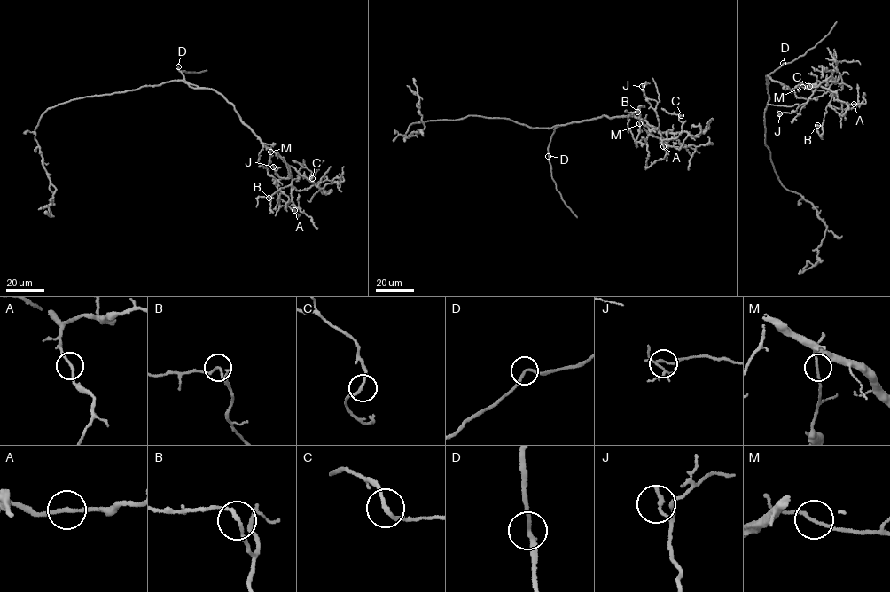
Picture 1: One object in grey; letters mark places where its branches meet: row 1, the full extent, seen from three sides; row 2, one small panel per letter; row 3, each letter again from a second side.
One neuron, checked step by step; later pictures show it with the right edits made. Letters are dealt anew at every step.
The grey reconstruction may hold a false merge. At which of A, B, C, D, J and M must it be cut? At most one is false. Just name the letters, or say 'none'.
none

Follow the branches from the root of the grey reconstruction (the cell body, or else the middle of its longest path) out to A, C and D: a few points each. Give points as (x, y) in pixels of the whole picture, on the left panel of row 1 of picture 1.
A: (151, 86), (182, 80), (221, 94), (263, 144), (276, 151), (286, 165), (292, 176), (291, 198), (294, 210)
C: (151, 86), (182, 80), (215, 90), (231, 104), (267, 147), (313, 183), (312, 178)
D: (151, 86), (174, 80), (188, 83), (178, 66)

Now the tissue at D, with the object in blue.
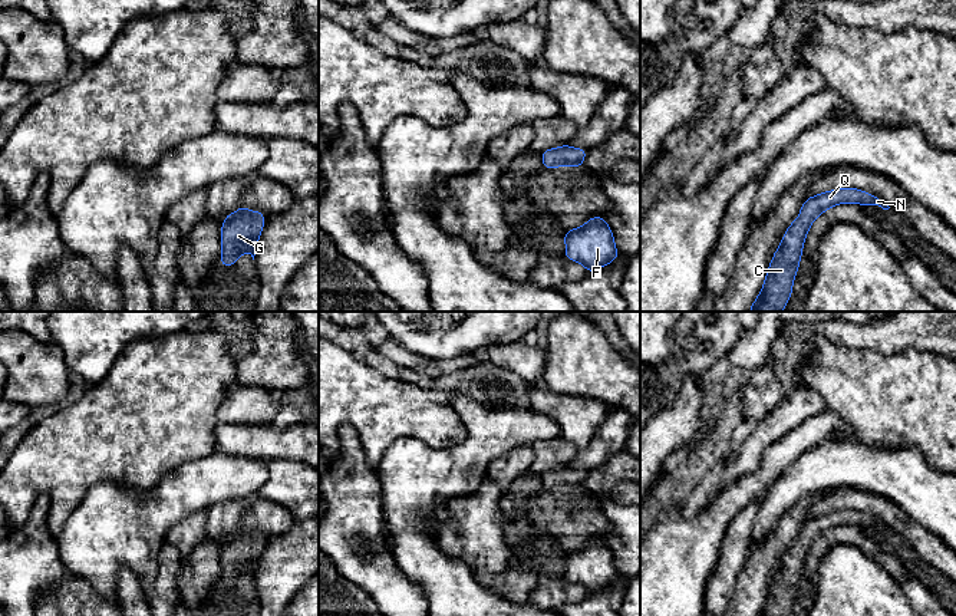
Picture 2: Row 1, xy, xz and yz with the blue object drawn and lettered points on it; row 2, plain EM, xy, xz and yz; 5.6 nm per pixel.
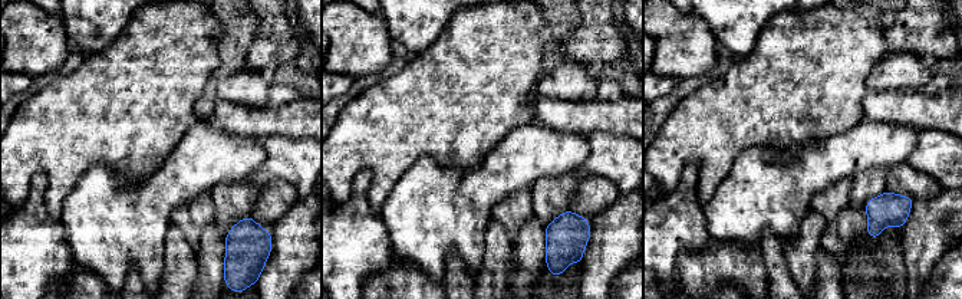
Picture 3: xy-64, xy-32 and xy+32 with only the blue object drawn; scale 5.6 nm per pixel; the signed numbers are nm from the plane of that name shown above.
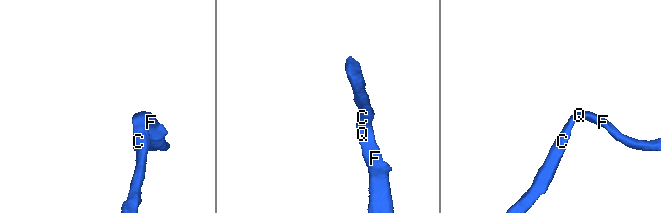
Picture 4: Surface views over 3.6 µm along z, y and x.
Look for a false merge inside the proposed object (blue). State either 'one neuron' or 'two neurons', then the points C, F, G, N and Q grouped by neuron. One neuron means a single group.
one neuron; groups C F G N Q

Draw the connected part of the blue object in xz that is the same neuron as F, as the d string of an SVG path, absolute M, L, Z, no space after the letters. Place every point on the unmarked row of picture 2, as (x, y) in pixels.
M591 538L580 550L566 553L564 563L564 577L568 582L581 584L586 593L599 592L619 577L613 554L601 538Z

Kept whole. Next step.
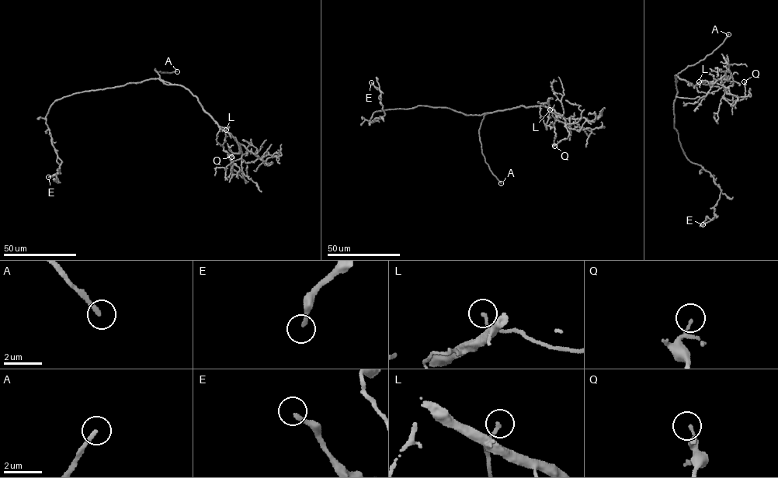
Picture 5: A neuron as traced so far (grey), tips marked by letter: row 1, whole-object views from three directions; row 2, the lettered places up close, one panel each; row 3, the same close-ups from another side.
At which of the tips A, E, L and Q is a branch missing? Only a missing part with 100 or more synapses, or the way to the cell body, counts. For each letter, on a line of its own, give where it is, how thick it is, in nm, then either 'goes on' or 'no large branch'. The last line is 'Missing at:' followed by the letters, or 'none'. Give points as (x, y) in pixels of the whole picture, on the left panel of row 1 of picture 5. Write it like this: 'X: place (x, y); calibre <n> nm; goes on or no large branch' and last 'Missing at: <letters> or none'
A: place (177, 71); calibre 220 nm; goes on
E: place (48, 177); calibre 190 nm; no large branch
L: place (226, 129); calibre 150 nm; no large branch
Q: place (231, 157); calibre 120 nm; no large branch
Missing at: A

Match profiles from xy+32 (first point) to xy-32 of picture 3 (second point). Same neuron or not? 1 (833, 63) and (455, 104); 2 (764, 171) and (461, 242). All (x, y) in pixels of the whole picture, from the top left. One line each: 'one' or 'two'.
1: one
2: one

